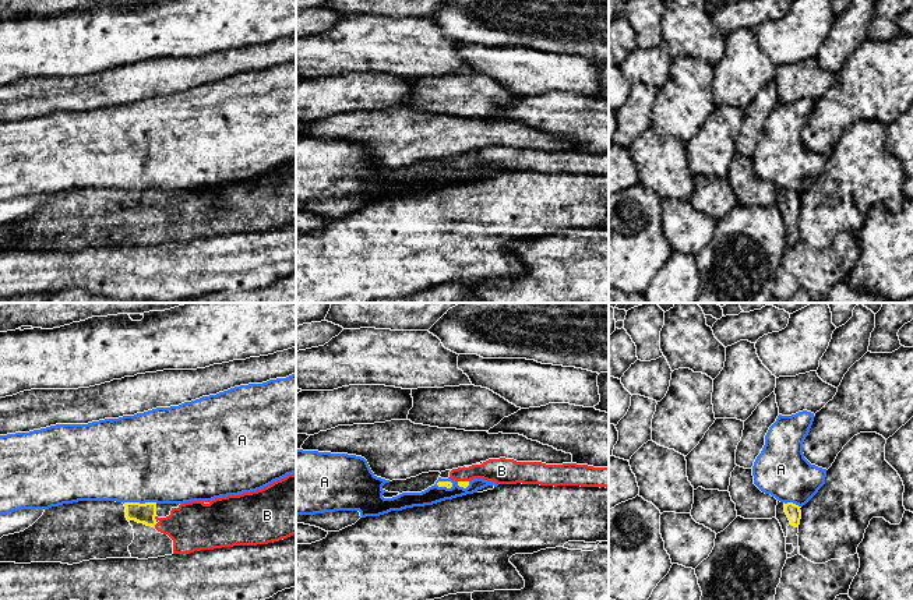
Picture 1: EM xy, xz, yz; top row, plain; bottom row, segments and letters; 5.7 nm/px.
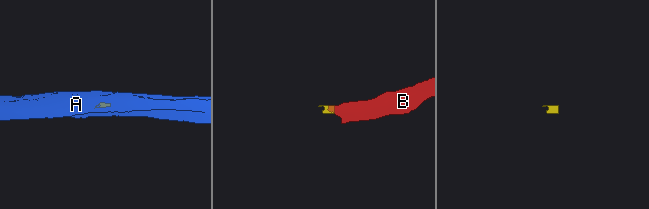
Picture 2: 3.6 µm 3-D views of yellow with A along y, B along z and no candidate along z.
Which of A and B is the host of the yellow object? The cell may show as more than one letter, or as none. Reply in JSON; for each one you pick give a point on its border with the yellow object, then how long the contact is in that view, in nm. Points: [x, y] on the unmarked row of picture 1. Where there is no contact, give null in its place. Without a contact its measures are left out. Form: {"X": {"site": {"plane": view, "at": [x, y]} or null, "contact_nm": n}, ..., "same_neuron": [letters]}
{"B": {"site": {"plane": "xy", "at": [154, 205]}, "contact_nm": 30}, "same_neuron": ["B"]}

